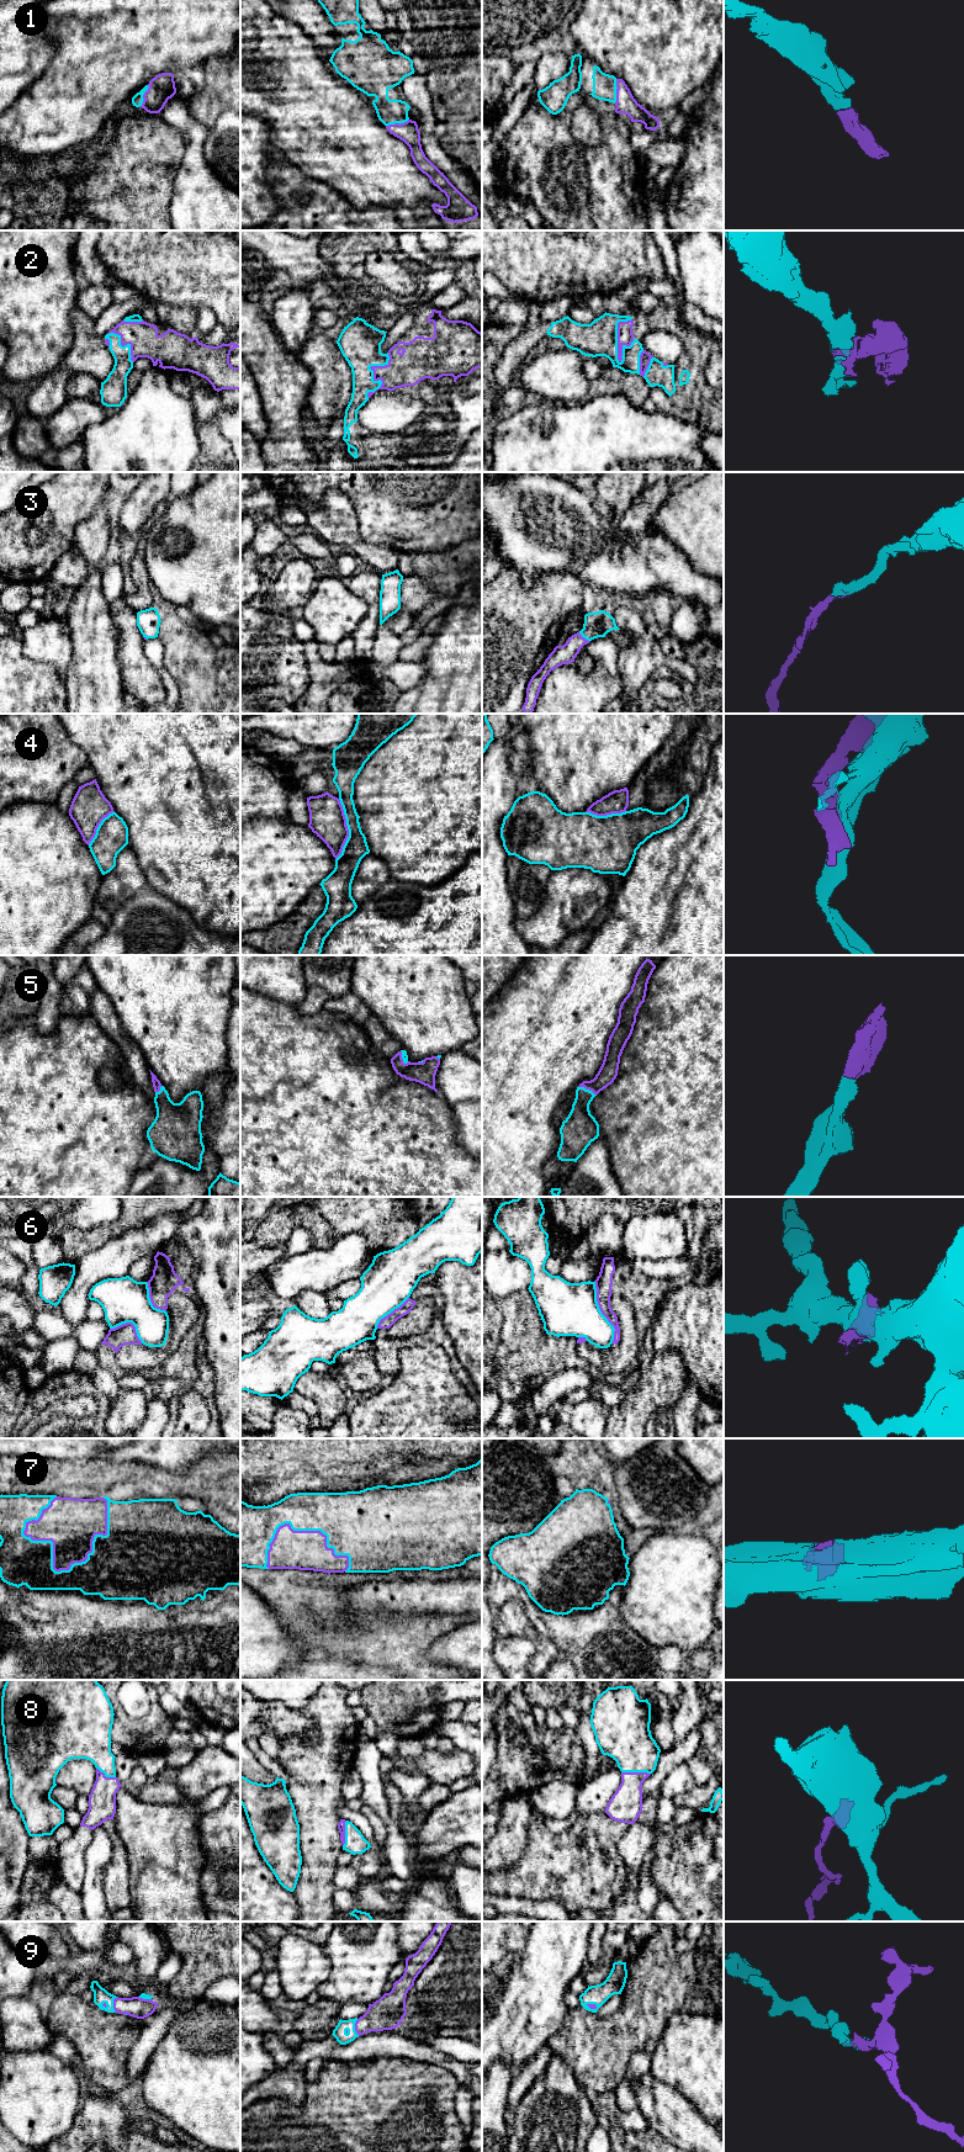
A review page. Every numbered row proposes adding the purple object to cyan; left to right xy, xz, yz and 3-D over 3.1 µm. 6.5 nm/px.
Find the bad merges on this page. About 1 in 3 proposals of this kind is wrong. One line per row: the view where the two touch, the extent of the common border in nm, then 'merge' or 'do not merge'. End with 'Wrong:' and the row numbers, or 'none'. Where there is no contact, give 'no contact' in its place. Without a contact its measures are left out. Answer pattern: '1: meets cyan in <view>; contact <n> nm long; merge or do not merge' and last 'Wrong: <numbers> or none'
1: meets cyan in yz; contact 160 nm long; merge
2: meets cyan in yz; contact 300 nm long; merge
3: meets cyan in yz; contact 100 nm long; merge
4: meets cyan in xz; contact 400 nm long; do not merge
5: meets cyan in yz; contact 130 nm long; merge
6: meets cyan in yz; contact 420 nm long; do not merge
7: meets cyan in xy; contact 600 nm long; merge
8: meets cyan in yz; contact 190 nm long; merge
9: meets cyan in xy; contact 110 nm long; merge
Wrong: 4, 6

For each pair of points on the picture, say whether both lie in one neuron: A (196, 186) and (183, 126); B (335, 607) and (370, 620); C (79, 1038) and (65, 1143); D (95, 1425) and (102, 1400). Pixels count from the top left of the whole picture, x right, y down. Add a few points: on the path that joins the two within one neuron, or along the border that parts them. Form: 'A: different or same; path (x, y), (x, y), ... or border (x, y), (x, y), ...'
A: same; path (194, 171), (194, 141)
B: different; border (351, 592), (365, 602), (367, 611), (350, 635)
C: same; path (79, 1064), (77, 1080), (65, 1102), (65, 1117)
D: same; path (99, 1419), (102, 1406)

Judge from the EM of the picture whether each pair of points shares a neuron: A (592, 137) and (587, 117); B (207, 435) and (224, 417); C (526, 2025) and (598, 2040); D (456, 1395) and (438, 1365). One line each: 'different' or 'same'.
A: same
B: different
C: different
D: same

